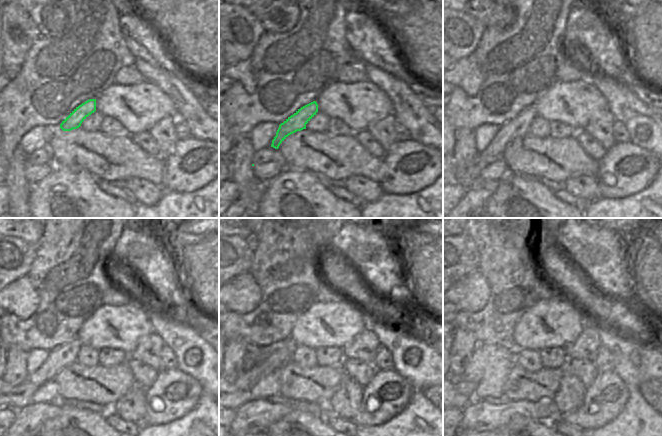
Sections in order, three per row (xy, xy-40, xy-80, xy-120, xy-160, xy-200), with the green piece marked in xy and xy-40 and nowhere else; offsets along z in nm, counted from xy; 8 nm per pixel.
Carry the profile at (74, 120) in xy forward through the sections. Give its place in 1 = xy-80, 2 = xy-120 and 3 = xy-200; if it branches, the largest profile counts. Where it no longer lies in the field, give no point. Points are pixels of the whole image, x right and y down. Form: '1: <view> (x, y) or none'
1: xy-80 (517, 127)
2: xy-120 (60, 357)
3: xy-200 (467, 388)

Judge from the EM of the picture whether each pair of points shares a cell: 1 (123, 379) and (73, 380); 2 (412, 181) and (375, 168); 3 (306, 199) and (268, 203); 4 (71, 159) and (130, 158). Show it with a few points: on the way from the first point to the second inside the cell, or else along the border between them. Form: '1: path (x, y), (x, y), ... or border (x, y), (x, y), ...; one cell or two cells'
1: path (115, 393), (110, 395), (96, 384), (87, 384); one cell
2: border (384, 157), (385, 177), (379, 184); two cells
3: path (297, 203), (277, 203); one cell
4: path (86, 159), (99, 159), (109, 169), (115, 166); one cell

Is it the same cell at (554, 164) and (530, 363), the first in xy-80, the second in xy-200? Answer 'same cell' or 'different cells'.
different cells

